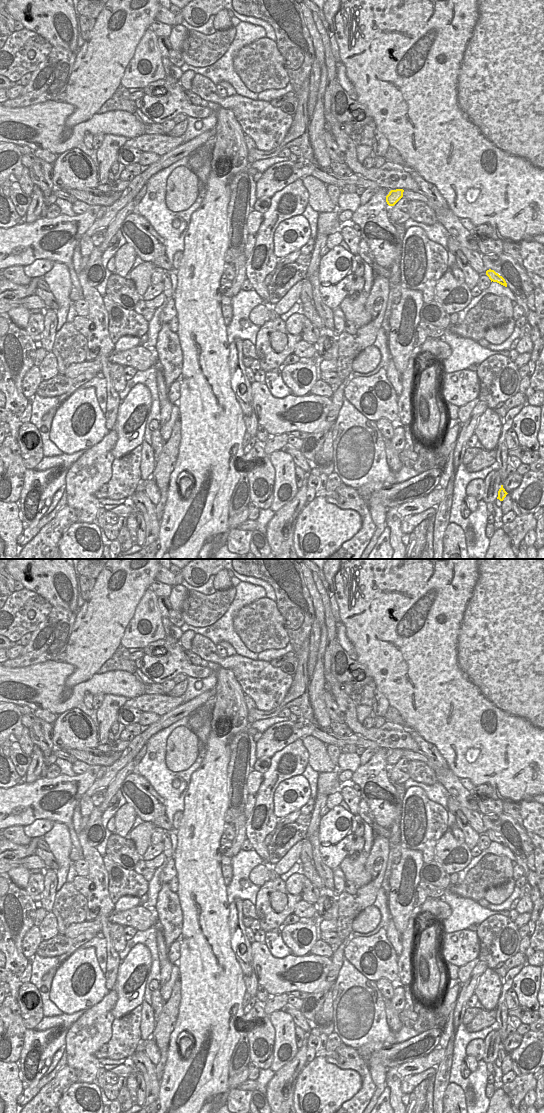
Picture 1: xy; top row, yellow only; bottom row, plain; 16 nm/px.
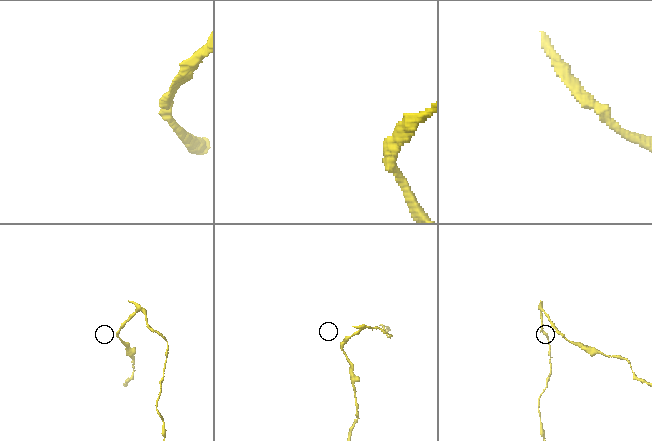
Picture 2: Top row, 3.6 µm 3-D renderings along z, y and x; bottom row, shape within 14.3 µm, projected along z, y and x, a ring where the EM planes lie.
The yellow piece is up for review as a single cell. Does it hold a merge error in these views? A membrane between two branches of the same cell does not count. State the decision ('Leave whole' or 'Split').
Split.

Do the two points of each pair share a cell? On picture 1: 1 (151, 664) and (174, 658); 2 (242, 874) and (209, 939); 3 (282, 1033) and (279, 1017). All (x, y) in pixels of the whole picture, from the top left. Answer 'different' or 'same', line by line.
1: same
2: different
3: same

